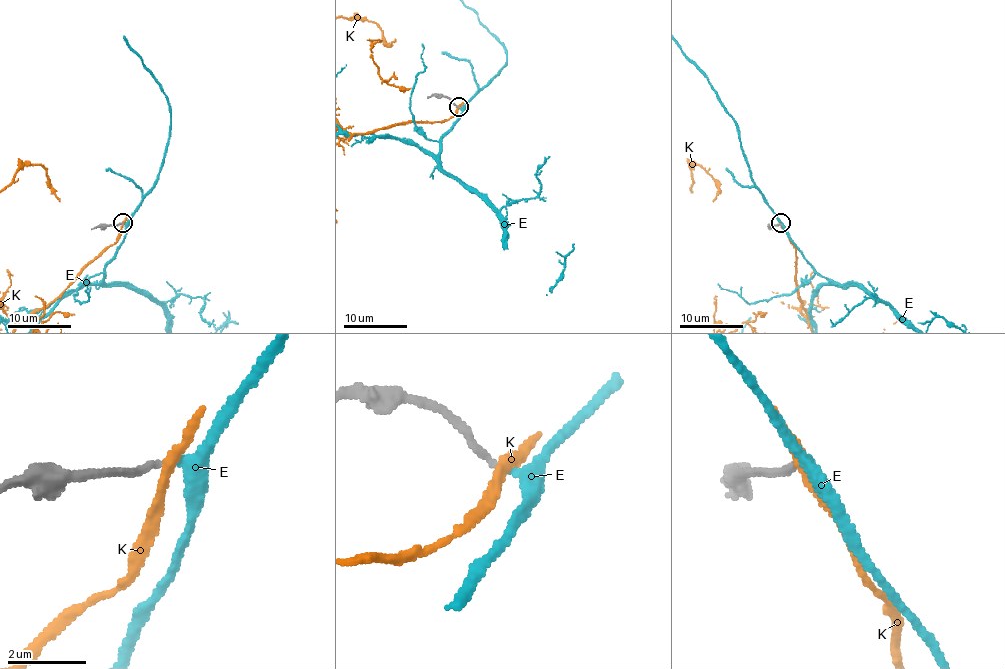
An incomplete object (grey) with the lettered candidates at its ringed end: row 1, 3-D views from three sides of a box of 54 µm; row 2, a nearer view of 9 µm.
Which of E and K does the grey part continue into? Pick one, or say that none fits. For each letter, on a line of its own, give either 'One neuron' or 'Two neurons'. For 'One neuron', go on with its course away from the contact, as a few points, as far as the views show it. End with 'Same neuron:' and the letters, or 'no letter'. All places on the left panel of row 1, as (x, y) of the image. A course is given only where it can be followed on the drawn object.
E: One neuron
K: Two neurons
Same neuron: E

